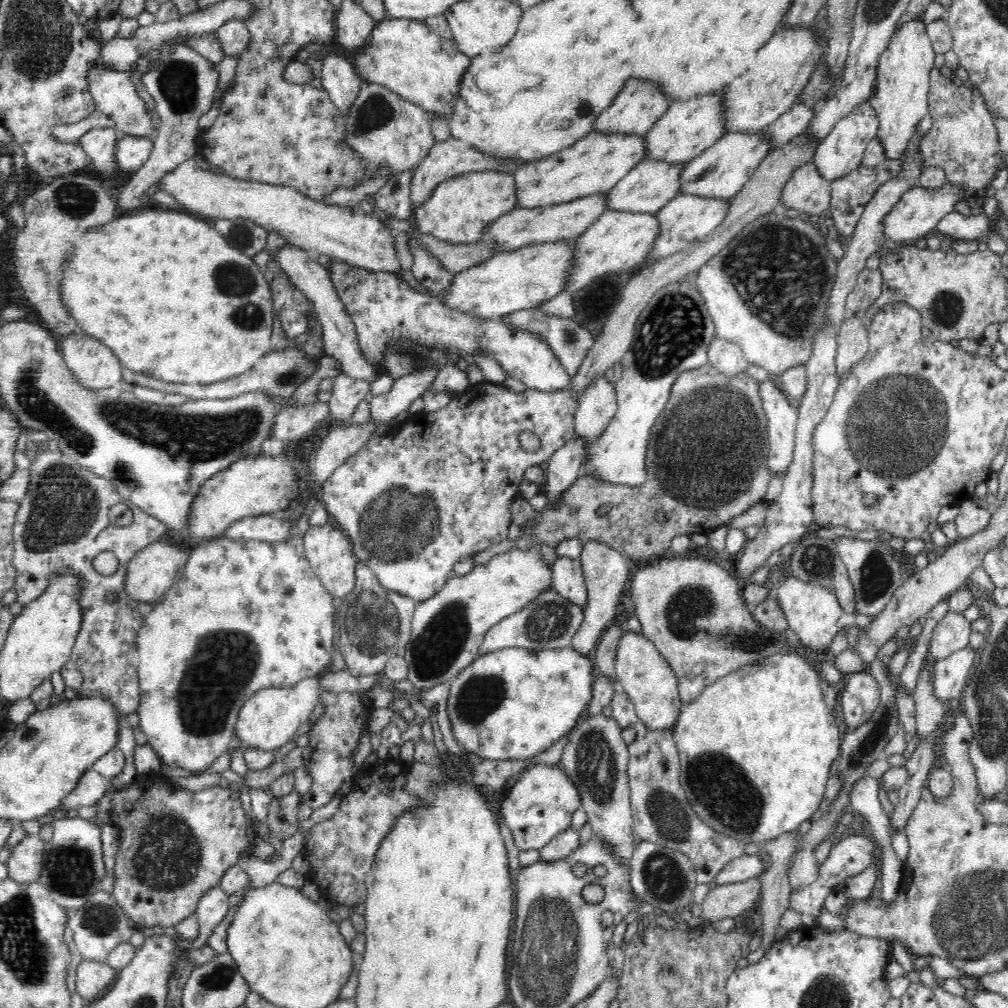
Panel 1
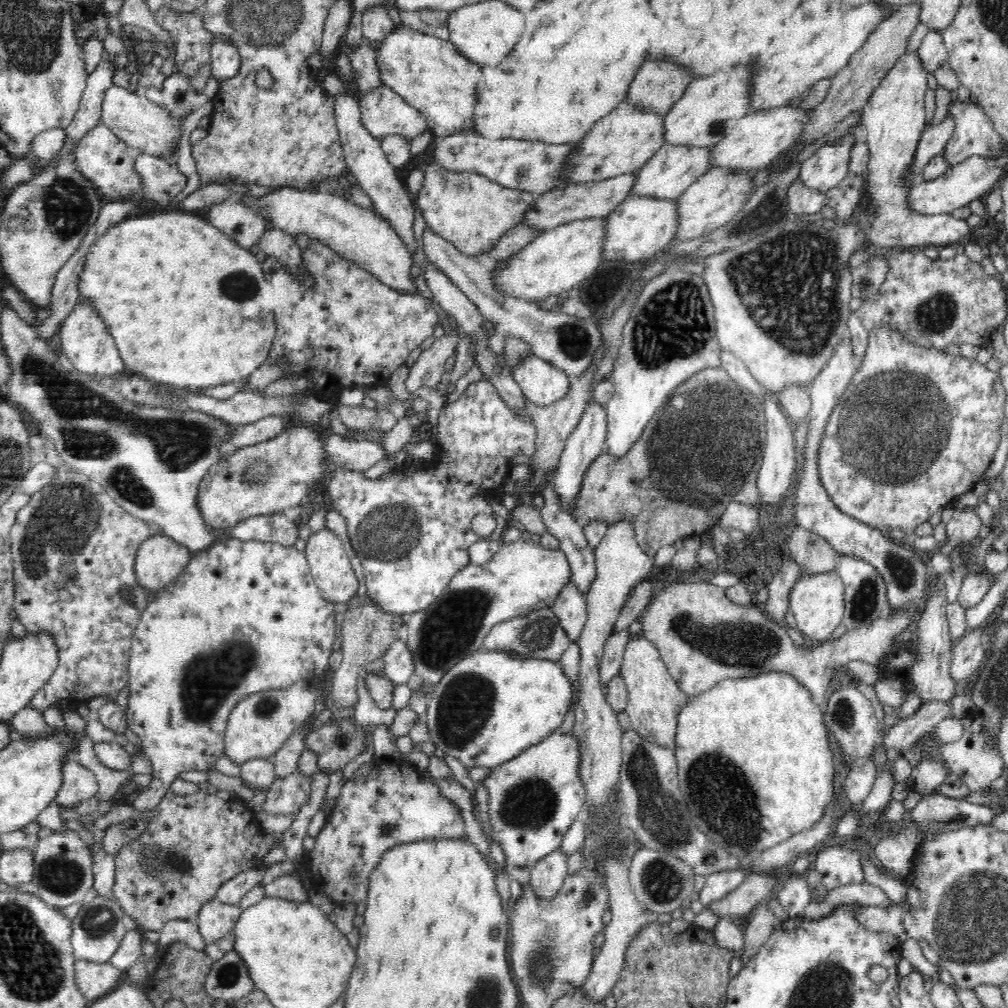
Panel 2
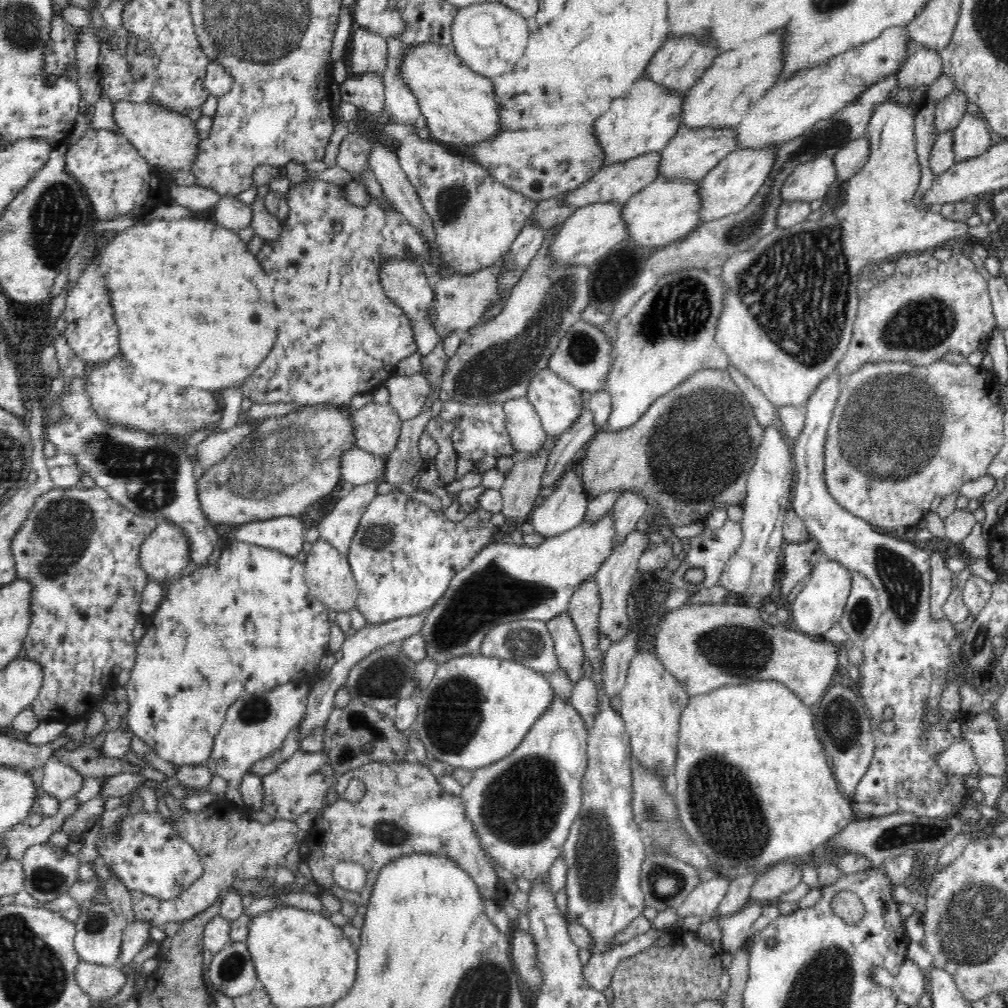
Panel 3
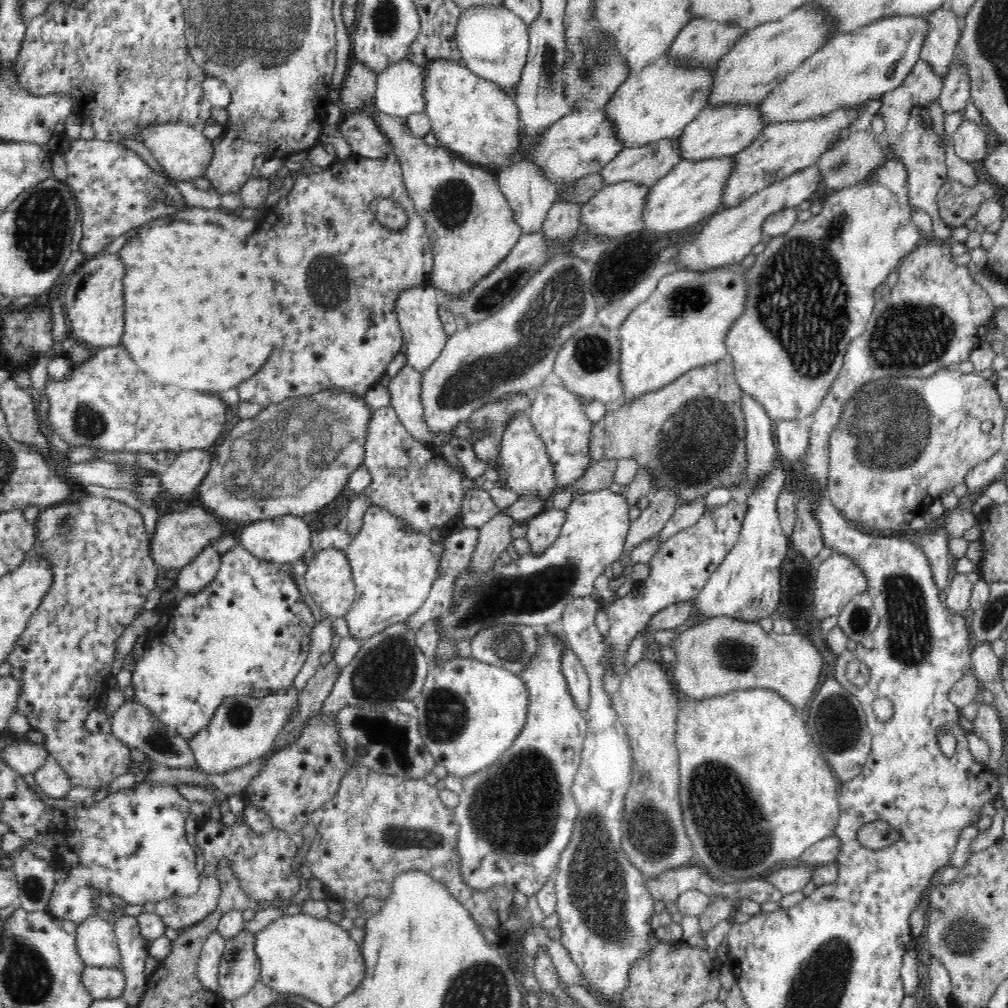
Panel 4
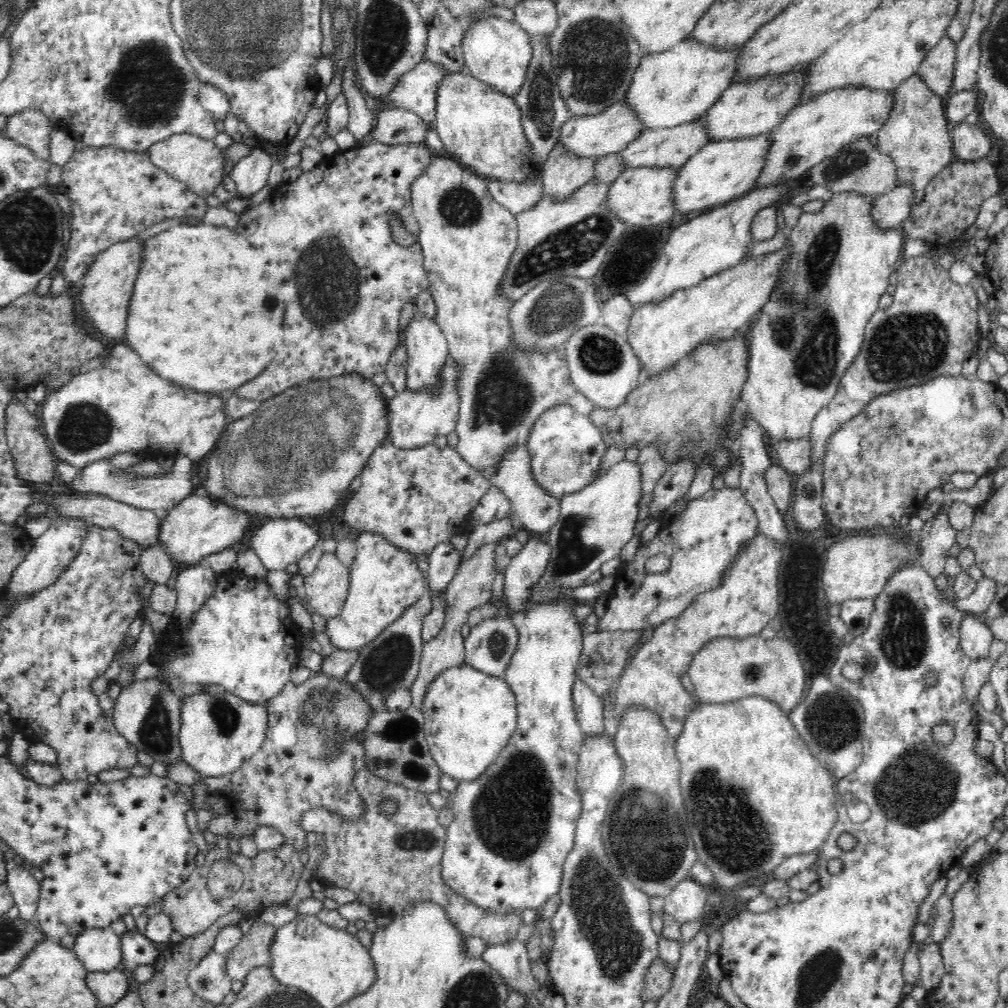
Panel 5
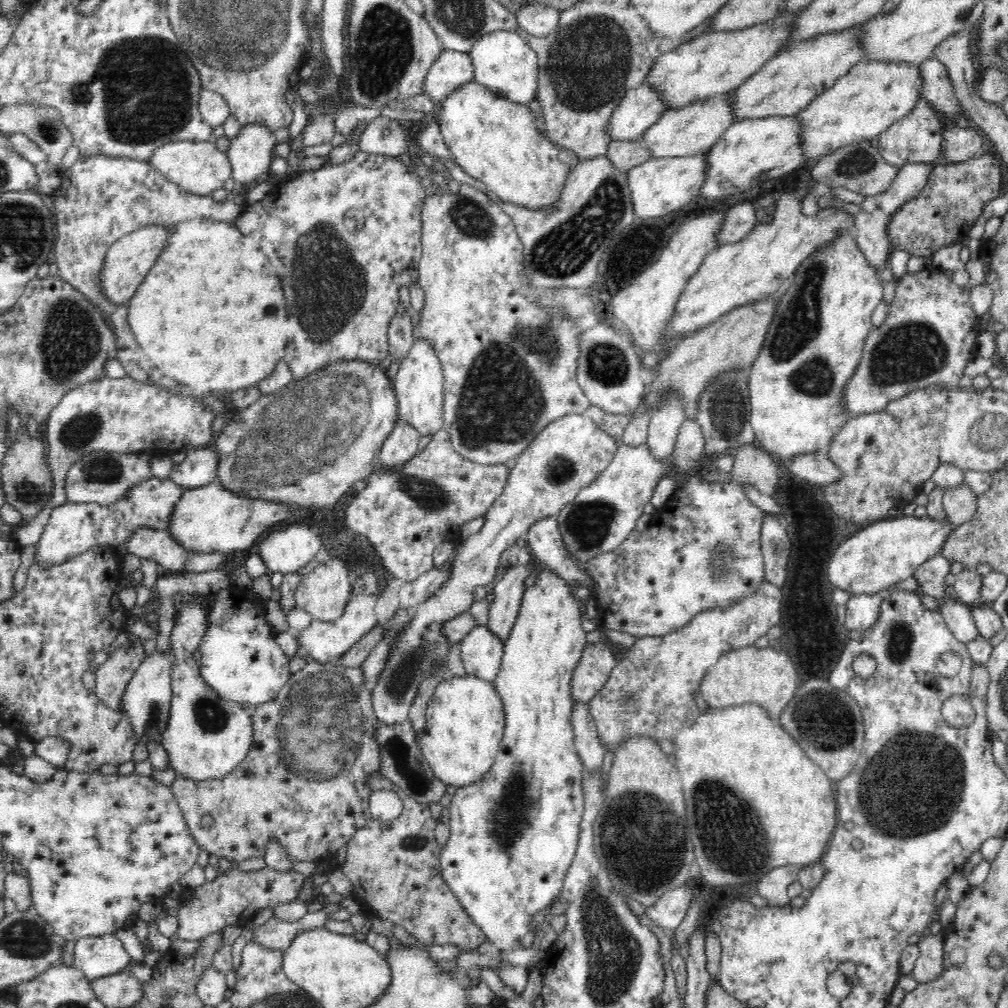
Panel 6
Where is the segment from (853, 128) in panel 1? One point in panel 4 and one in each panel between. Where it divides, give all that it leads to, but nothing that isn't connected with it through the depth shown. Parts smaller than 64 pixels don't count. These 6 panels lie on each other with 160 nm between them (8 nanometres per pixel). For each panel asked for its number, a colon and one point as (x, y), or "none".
2: (825, 169)
3: (812, 180)
4: (728, 238)

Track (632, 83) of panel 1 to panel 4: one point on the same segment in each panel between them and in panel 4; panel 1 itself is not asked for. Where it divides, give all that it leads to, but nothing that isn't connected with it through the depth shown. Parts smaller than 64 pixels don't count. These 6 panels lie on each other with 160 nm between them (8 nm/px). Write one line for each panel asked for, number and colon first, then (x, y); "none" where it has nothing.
2: (658, 84)
3: (681, 62)
4: (704, 42)

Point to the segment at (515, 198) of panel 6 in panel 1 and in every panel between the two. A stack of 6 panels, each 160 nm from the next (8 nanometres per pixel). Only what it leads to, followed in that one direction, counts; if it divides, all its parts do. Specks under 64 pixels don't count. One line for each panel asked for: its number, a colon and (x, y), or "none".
1: (406, 56)
2: (427, 72)
3: (459, 104)
4: (473, 117)
5: (481, 129)

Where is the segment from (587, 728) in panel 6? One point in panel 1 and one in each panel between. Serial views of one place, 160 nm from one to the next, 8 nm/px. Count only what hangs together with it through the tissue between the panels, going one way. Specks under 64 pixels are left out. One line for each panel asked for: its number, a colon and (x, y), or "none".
1: (567, 575)
2: (570, 608)
3: (568, 647)
4: (578, 683)
5: (588, 706)

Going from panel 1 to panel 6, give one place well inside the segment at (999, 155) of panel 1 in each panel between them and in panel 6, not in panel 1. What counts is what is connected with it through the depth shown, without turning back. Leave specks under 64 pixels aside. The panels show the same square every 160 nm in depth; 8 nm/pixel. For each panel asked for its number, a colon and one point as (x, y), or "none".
2: (974, 135)
3: (971, 138)
4: (970, 141)
5: (969, 143)
6: (959, 144)

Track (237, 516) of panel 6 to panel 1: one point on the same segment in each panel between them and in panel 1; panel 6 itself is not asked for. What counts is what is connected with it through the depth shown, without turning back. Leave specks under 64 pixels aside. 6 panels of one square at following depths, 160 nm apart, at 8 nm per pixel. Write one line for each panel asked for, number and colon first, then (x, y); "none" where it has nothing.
1: (151, 572)
2: (160, 560)
3: (165, 553)
4: (178, 538)
5: (199, 525)

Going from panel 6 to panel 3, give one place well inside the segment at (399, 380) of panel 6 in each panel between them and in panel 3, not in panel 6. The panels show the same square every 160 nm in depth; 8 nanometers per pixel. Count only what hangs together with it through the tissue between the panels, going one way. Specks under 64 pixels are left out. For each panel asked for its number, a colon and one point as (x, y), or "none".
3: (406, 285)
4: (417, 309)
5: (427, 351)

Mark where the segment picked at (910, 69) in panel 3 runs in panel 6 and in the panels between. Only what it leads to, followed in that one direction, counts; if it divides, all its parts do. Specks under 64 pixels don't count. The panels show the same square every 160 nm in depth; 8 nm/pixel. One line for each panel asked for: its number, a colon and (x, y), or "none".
4: (909, 132)
5: (916, 137)
6: (918, 137)

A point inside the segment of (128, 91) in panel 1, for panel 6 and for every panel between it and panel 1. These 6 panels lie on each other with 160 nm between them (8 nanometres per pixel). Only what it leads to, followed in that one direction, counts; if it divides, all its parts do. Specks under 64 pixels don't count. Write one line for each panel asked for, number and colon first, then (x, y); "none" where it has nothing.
2: (146, 127)
3: (168, 141)
4: (184, 152)
5: (198, 163)
6: (200, 168)

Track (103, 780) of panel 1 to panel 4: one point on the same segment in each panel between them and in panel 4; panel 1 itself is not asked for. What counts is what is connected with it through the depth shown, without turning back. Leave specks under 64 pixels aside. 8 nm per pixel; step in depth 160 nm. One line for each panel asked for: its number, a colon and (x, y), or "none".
2: (78, 783)
3: (61, 781)
4: (52, 779)

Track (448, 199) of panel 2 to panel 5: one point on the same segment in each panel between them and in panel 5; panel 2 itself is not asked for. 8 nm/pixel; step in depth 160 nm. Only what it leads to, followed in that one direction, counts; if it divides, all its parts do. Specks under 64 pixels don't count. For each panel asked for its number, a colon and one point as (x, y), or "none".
3: (476, 218)
4: (471, 225)
5: (468, 239)

